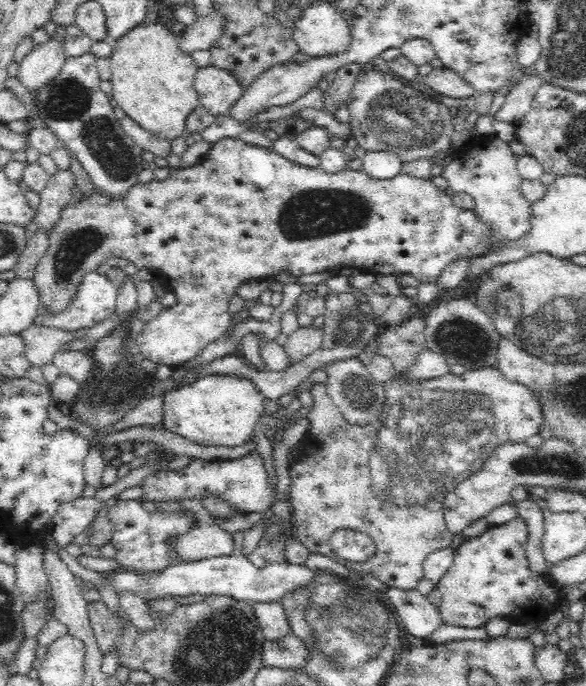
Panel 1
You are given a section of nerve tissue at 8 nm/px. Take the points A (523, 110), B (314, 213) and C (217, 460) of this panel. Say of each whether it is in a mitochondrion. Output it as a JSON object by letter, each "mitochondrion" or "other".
{"A":"other","B":"mitochondrion","C":"other"}

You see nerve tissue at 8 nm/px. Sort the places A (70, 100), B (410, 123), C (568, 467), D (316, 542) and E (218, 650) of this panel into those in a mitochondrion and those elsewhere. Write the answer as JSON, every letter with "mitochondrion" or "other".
{"A":"mitochondrion","B":"mitochondrion","C":"mitochondrion","D":"other","E":"mitochondrion"}

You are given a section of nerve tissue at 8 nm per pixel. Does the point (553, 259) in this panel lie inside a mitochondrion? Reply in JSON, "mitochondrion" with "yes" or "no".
{"mitochondrion":"no"}

